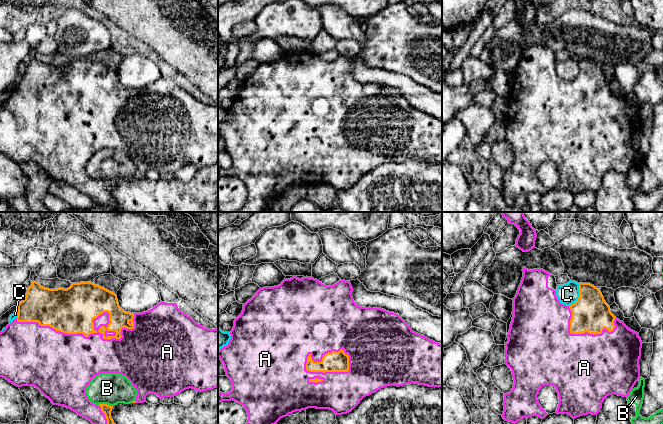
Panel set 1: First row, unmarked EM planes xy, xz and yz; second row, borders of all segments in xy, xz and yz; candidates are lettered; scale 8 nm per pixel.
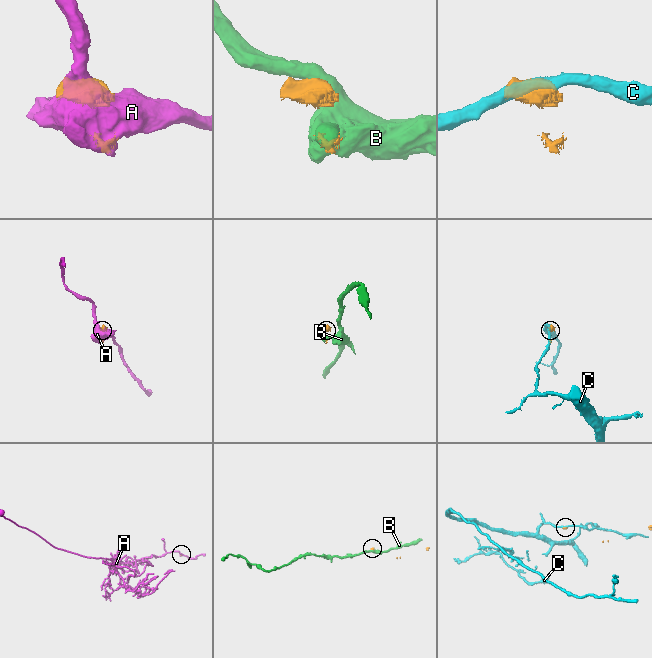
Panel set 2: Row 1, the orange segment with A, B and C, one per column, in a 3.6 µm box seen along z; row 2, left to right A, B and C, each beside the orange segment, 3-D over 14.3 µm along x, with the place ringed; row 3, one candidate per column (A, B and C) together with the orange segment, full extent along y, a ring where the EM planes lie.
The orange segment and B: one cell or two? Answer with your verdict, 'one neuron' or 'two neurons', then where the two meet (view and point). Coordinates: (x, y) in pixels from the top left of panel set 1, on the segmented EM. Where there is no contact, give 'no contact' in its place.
two neurons; contact xy (105, 404)

